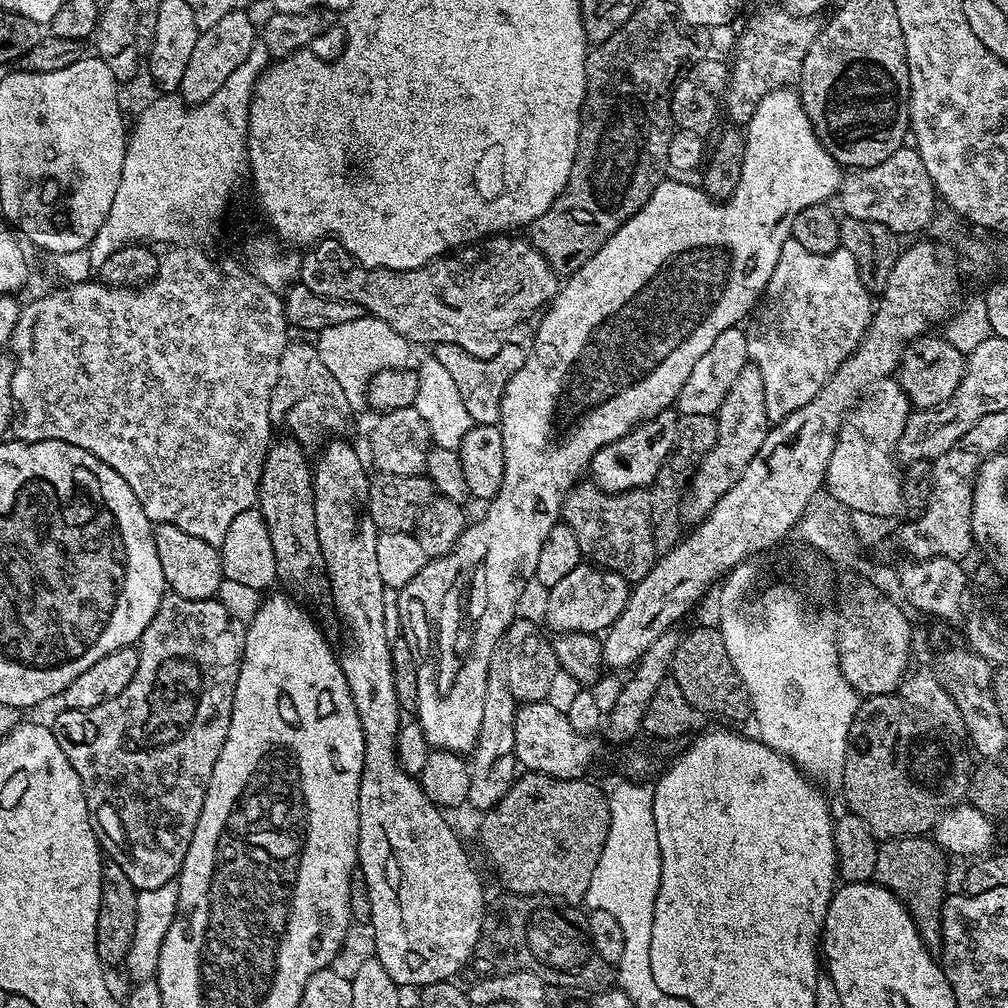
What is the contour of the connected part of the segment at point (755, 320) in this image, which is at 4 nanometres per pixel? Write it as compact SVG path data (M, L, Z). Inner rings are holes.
M789 238L778 254L778 266L770 274L770 282L747 321L746 350L748 359L762 374L762 386L766 386L766 414L769 421L785 420L794 410L806 406L826 386L826 382L842 366L844 360L855 352L872 321L873 293L862 286L854 254L838 247L833 252L814 254L806 250L802 242Z

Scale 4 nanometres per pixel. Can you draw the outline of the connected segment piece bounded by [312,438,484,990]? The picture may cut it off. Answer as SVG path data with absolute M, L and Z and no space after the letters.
M344 438L329 439L319 449L320 457L317 460L315 458L312 468L312 485L318 546L322 546L332 604L345 628L344 653L339 653L338 663L350 686L354 710L358 710L358 722L362 722L364 765L358 790L358 871L366 878L370 894L370 931L372 944L376 947L375 960L382 962L386 974L390 974L396 984L405 989L419 990L425 984L452 980L455 972L467 960L473 959L484 921L484 902L473 857L470 854L468 857L463 842L456 837L455 830L443 816L445 813L442 808L426 796L419 779L411 776L396 757L396 739L402 727L402 713L398 696L394 694L388 604L384 601L386 589L382 573L378 571L378 529L366 507L370 472L366 464L364 469L359 454L340 439Z

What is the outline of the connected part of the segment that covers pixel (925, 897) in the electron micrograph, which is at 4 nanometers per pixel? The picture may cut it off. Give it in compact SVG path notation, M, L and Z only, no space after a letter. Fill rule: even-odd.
M924 834L880 840L876 849L878 858L874 861L875 883L890 890L904 903L926 950L933 954L939 953L942 942L942 906L949 891L949 857L935 839Z

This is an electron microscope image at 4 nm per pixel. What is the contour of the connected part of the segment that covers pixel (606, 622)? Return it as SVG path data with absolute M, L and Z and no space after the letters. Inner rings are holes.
M581 562L558 586L547 589L548 609L544 616L559 634L600 634L622 614L628 601L629 581L617 572L607 571L588 562ZM597 632L597 633L596 633Z

